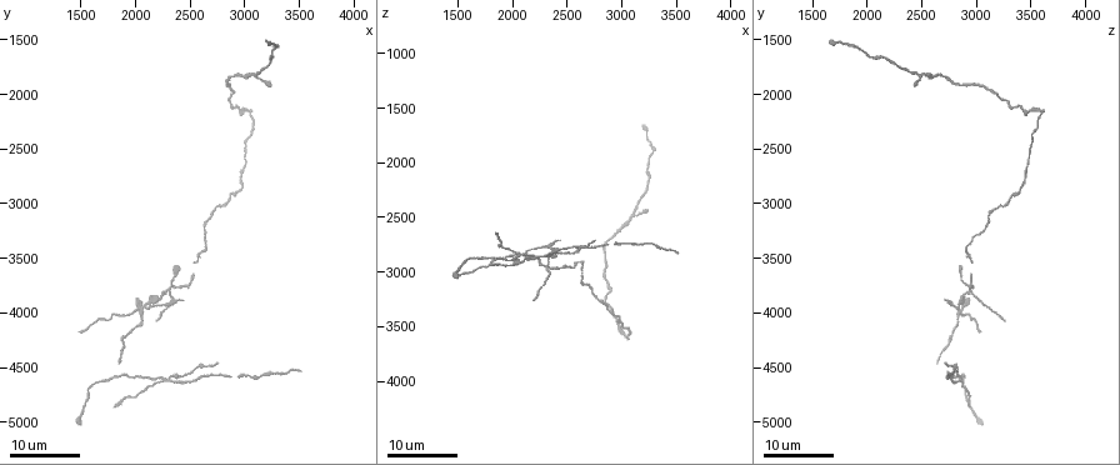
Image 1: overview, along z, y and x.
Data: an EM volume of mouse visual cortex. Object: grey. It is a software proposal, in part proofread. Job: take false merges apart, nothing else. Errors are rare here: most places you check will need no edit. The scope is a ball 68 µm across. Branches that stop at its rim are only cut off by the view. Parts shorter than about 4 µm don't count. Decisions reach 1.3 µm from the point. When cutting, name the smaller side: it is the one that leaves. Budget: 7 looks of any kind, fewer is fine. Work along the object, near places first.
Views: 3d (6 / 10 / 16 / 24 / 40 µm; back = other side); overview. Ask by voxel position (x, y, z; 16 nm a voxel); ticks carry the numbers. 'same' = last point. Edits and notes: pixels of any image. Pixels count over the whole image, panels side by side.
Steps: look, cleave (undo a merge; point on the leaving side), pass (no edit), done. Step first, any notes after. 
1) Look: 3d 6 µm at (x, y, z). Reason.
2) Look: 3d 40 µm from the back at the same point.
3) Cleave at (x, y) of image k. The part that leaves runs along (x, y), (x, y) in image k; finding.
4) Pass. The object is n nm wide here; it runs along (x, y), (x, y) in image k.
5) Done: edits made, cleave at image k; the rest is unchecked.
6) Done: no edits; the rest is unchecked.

Look: 3d 16 µm at (2300, 3760, 2940). Four arms meet.

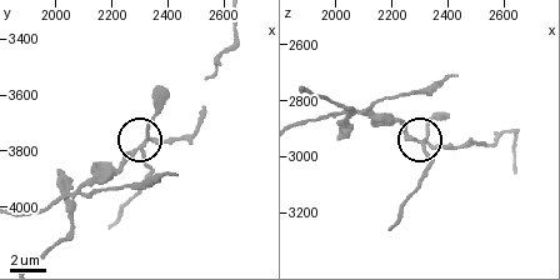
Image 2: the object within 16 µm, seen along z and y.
Look: 3d 6 µm at (2330, 3760, 2920).

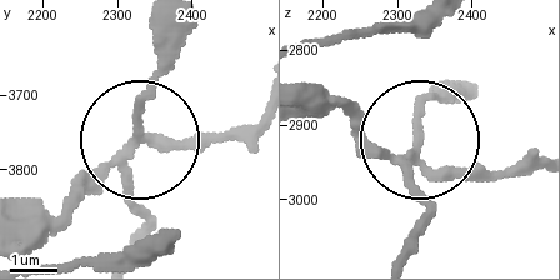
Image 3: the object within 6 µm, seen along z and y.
Cleave at (136, 104) of image 3. The object is 180 nm wide here; the part that leaves runs along (408, 153), (419, 213), (408, 249) in image 3; a second neuron is stuck on.

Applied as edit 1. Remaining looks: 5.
Look: 3d 24 µm at (2060, 4000, 2840). Small branch off a trunk.

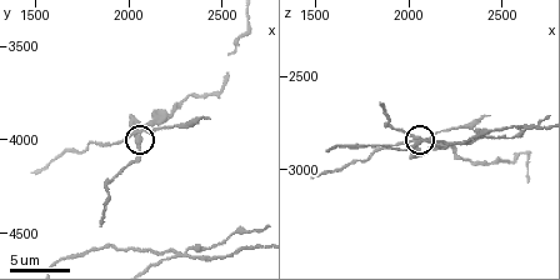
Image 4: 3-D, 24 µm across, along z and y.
Look: 3d 10 µm at the same point.

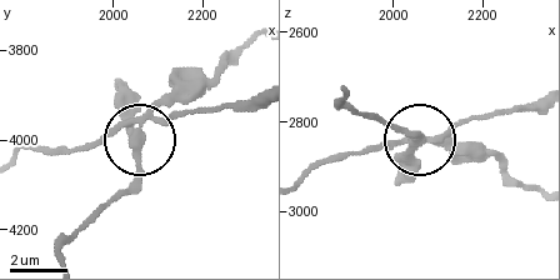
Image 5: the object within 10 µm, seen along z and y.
Cleave at (105, 136) of image 5. The side arm is 11 µm long; a second neuron is stuck on.

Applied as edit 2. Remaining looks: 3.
Look: overview. Redraw.

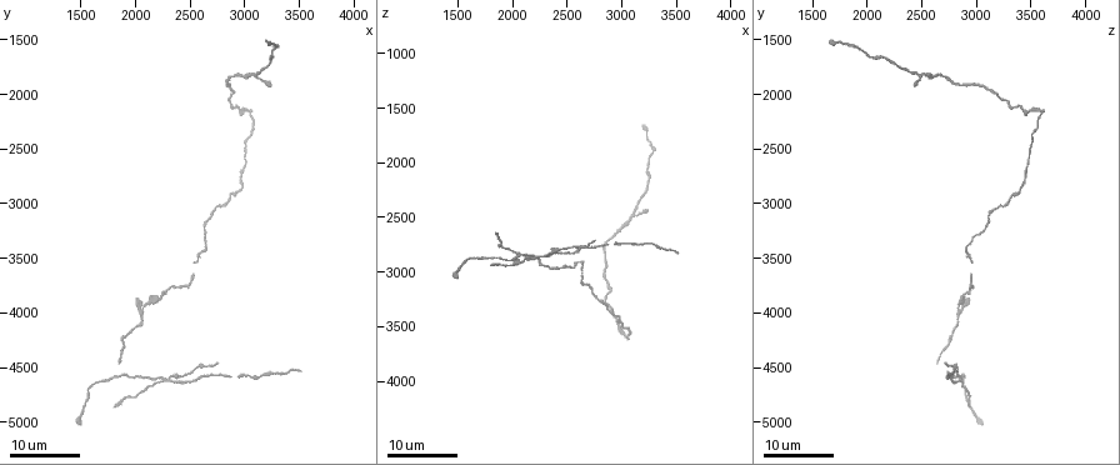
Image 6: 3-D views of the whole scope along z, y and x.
Look: 3d 24 µm at (2220, 4640, 2840). Side arm on a straight run.

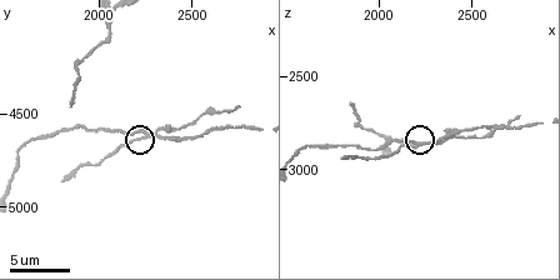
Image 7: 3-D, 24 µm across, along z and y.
Look: 3d 10 µm at (2260, 4640, 2860). Zoom in.

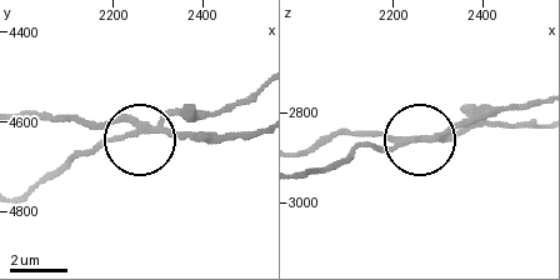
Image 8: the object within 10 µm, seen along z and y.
Cleave at (186, 118) of image 8. The part that leaves runs along (426, 139), (365, 146), (300, 173) in image 8; a second neuron is stuck on.

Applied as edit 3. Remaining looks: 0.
Done: edits made, cleave at image 3, cleave at image 5, cleave at image 8; the rest is unchecked.

